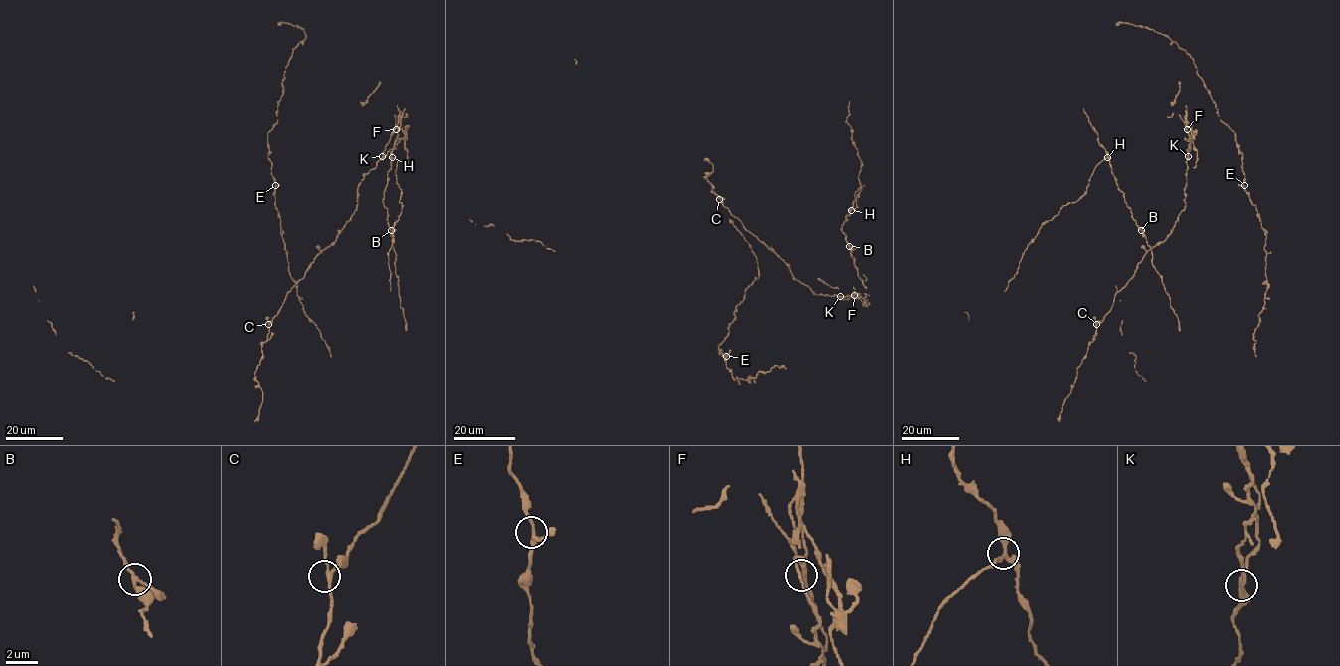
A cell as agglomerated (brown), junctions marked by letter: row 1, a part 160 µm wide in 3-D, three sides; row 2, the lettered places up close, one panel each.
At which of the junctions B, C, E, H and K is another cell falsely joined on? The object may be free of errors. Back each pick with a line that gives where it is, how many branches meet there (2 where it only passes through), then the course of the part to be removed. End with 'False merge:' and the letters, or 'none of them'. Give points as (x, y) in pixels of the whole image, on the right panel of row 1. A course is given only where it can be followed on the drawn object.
K: (1188, 156) | 3
False merge: K

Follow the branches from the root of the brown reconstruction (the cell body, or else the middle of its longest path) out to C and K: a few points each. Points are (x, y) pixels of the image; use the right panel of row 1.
C: (1163, 242), (1146, 252), (1133, 276), (1115, 294), (1110, 310), (1096, 324)
K: (1163, 242), (1186, 205), (1188, 156)

